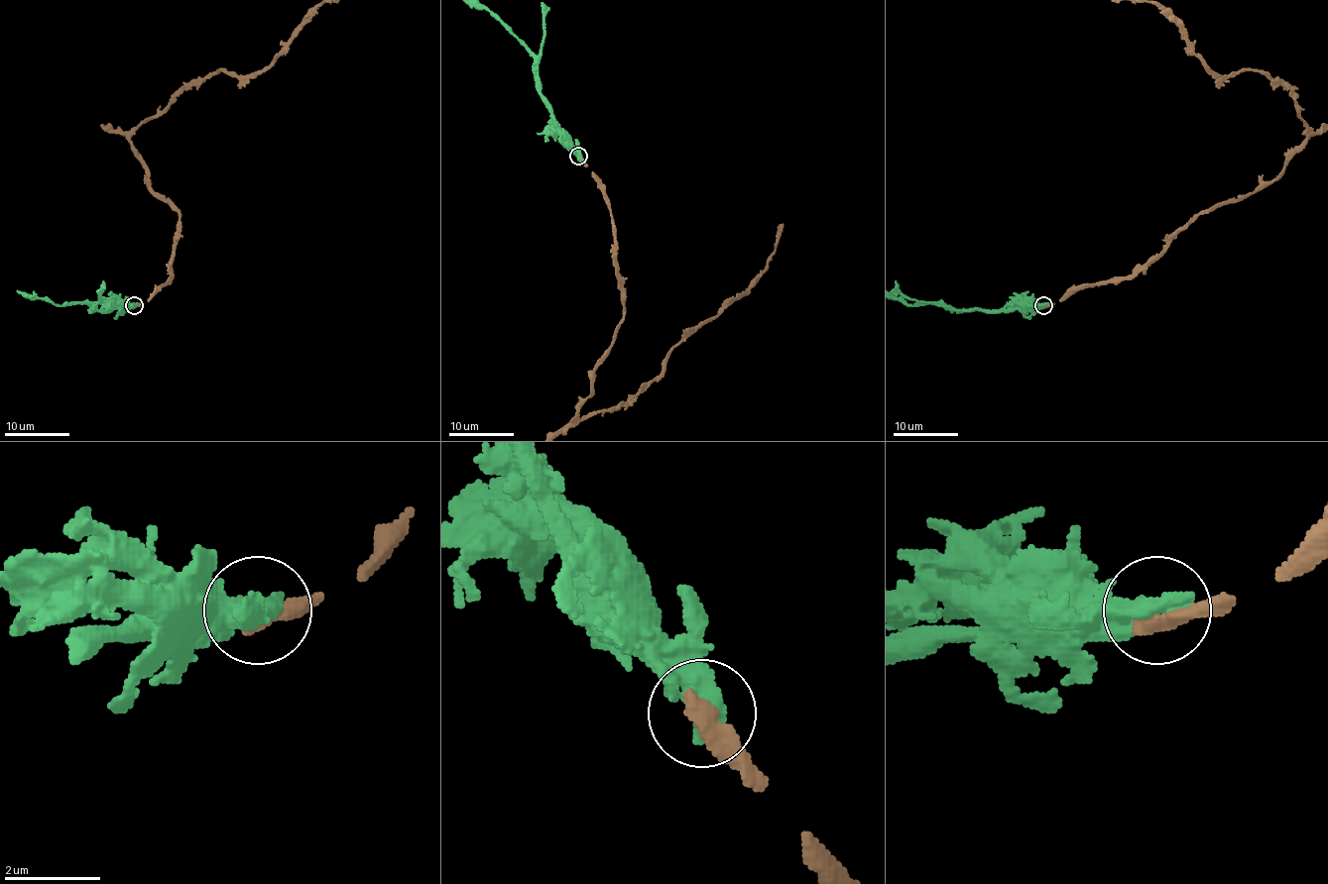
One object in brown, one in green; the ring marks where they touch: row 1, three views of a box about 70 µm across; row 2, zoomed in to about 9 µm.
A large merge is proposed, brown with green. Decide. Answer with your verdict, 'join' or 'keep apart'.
join

